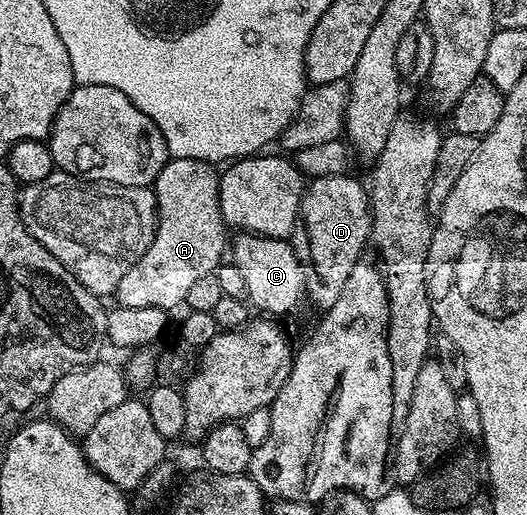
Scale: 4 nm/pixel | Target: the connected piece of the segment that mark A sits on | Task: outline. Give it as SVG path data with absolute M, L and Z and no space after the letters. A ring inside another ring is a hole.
M167 159L164 169L152 184L154 196L158 198L158 226L154 228L152 245L120 277L120 285L116 292L116 299L121 306L139 307L140 305L156 305L160 309L173 312L174 307L182 307L188 297L188 288L199 277L204 277L218 270L228 251L228 228L220 213L218 200L218 181L220 175L211 164L199 159Z

